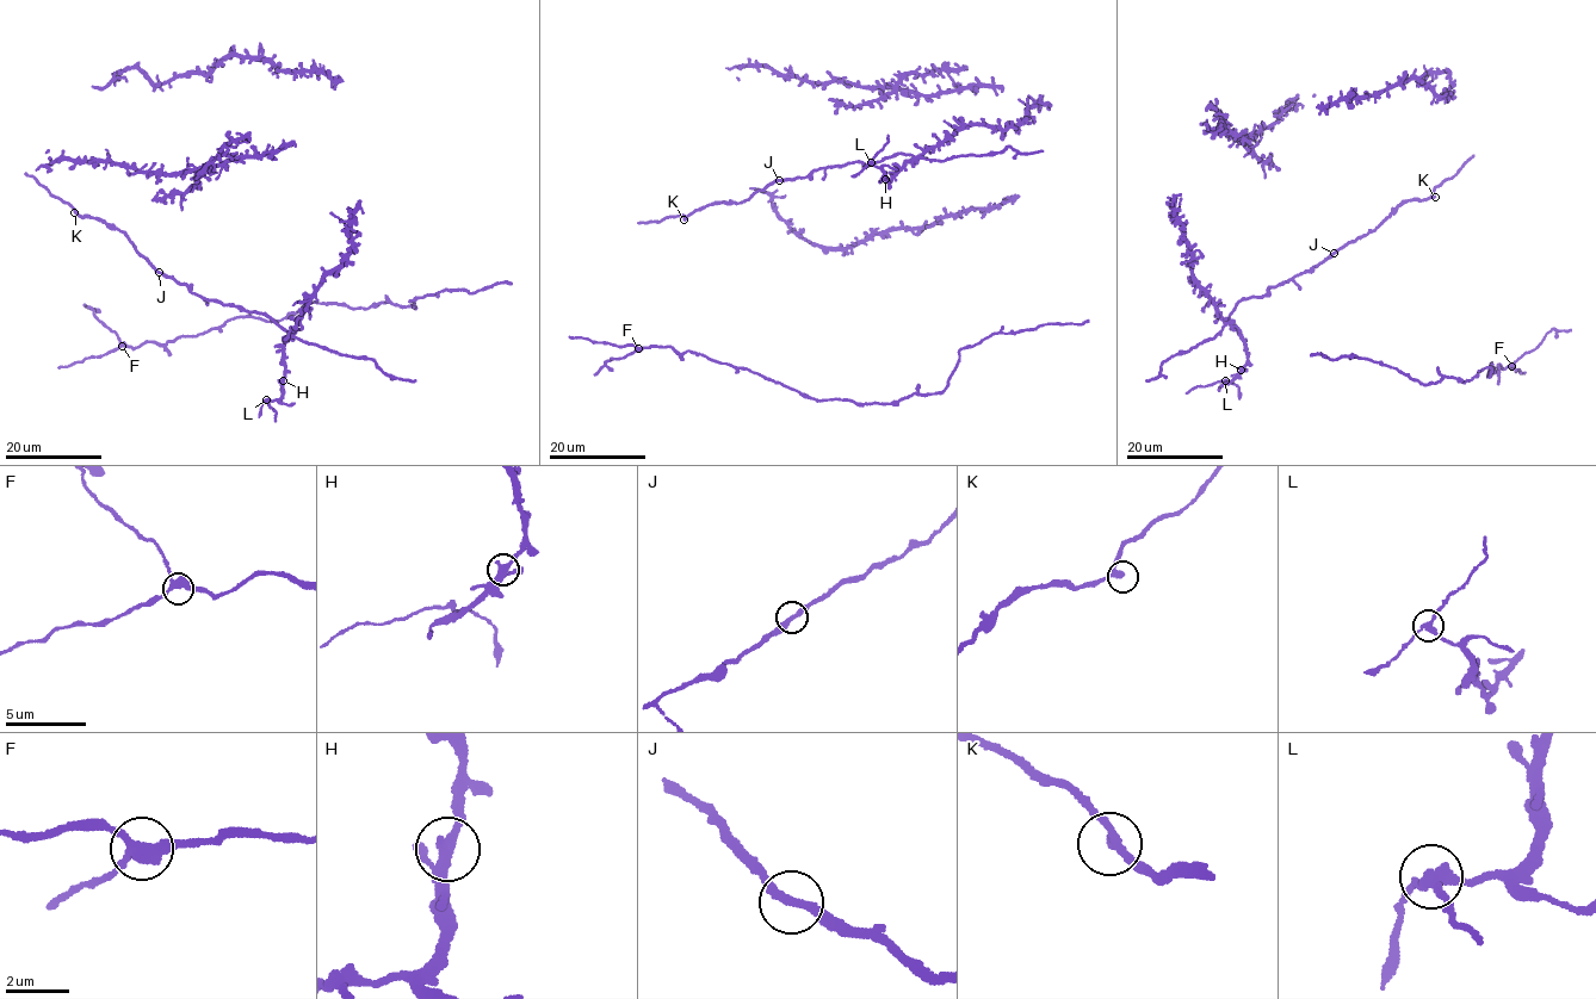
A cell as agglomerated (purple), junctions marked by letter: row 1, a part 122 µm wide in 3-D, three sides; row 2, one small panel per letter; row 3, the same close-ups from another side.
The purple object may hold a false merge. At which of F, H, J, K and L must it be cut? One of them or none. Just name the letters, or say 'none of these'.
L

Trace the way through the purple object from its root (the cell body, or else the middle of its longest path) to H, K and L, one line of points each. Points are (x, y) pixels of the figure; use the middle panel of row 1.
H: (779, 181), (855, 161), (873, 165), (899, 154), (913, 156), (892, 180), (885, 179)
K: (779, 181), (738, 203), (713, 203), (684, 219)
L: (779, 181), (855, 161), (873, 165), (899, 154), (914, 157), (888, 184), (883, 171), (871, 162)

